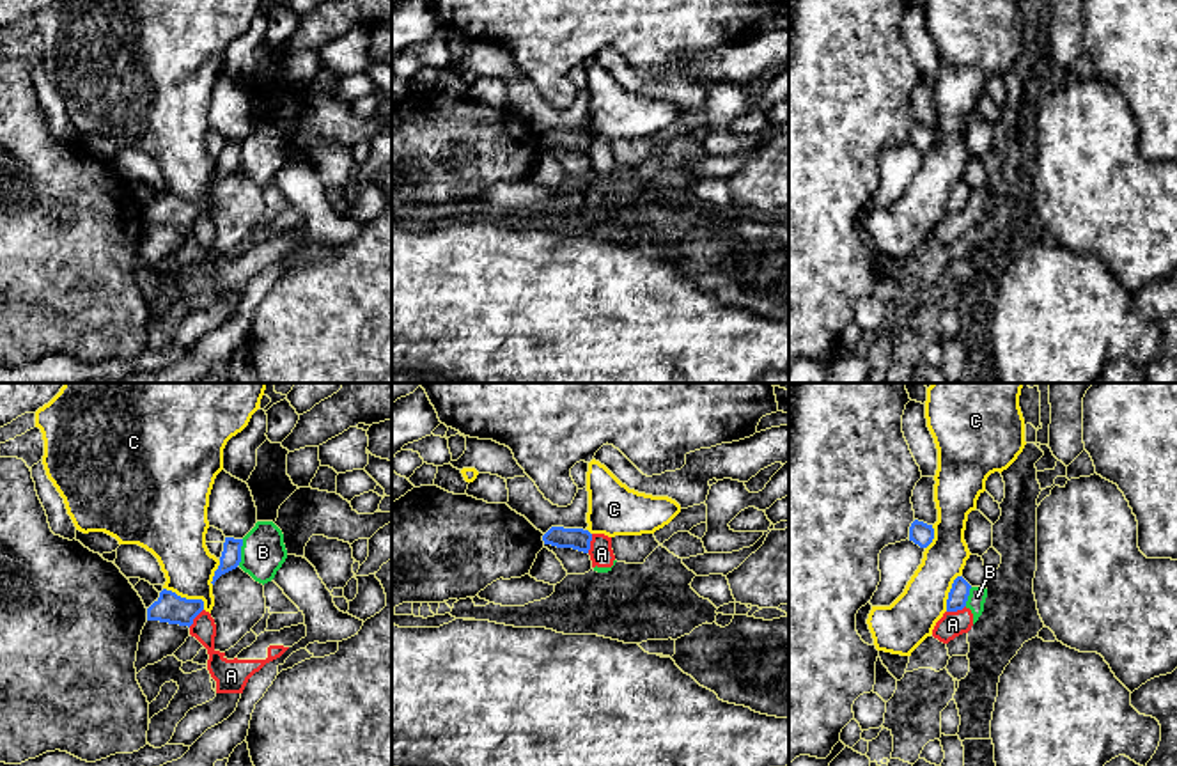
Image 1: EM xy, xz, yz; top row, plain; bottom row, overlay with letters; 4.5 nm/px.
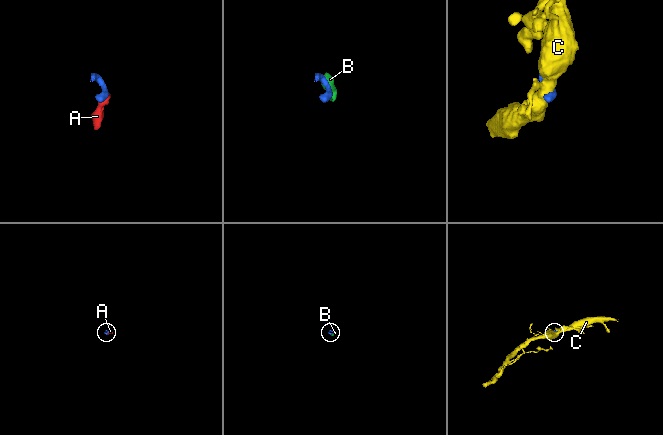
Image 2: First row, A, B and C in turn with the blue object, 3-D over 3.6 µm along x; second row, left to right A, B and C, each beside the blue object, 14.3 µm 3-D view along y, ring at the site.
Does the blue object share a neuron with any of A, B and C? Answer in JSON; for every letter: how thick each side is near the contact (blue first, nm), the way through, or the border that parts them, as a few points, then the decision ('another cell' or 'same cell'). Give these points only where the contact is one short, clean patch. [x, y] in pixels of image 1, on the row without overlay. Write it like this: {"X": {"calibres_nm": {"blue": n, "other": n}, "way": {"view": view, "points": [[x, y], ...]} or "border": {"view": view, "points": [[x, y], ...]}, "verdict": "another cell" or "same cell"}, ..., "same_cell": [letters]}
{"A": {"calibres_nm": {"blue": 100, "other": 110}, "border": {"view": "xz", "points": [[592, 137], [587, 155]]}, "verdict": "another cell"}, "B": {"calibres_nm": {"blue": 90, "other": 200}, "border": {"view": "xy", "points": [[243, 142], [238, 167]]}, "verdict": "another cell"}, "C": {"calibres_nm": {"blue": 140, "other": 240}, "verdict": "another cell"}, "same_cell": []}

